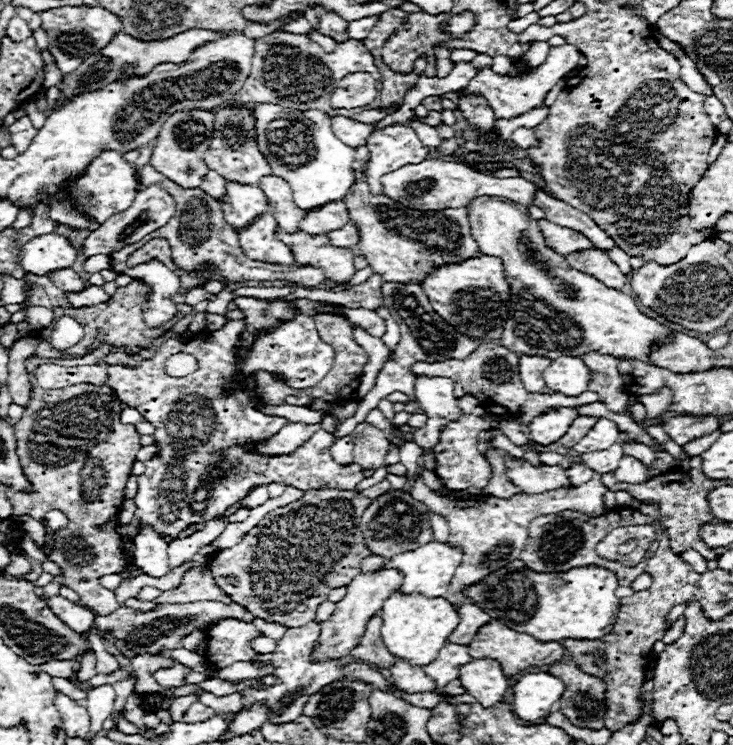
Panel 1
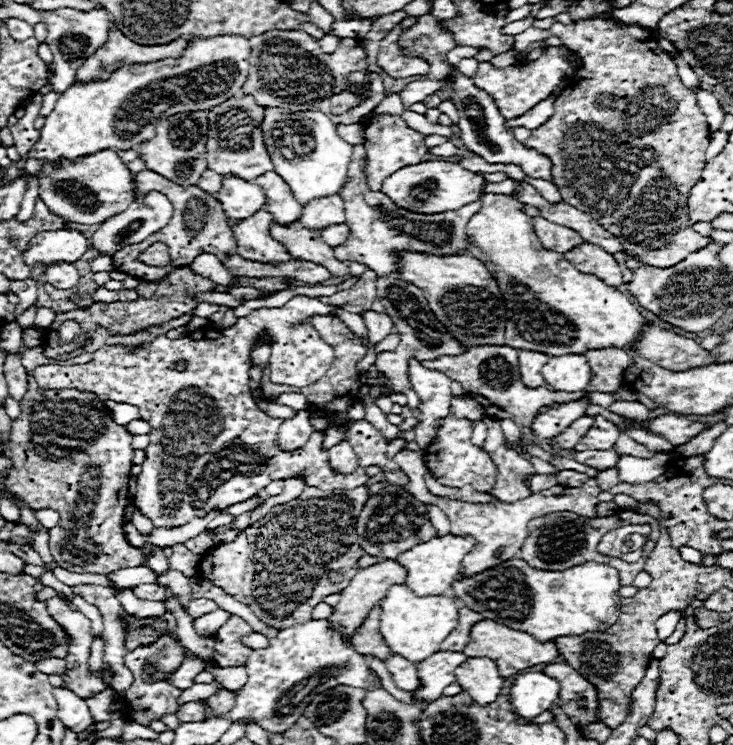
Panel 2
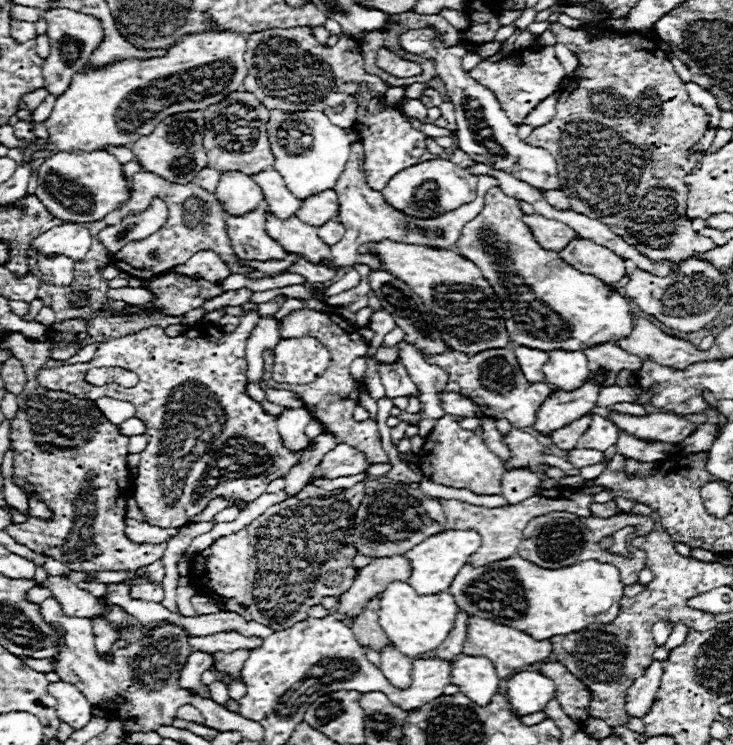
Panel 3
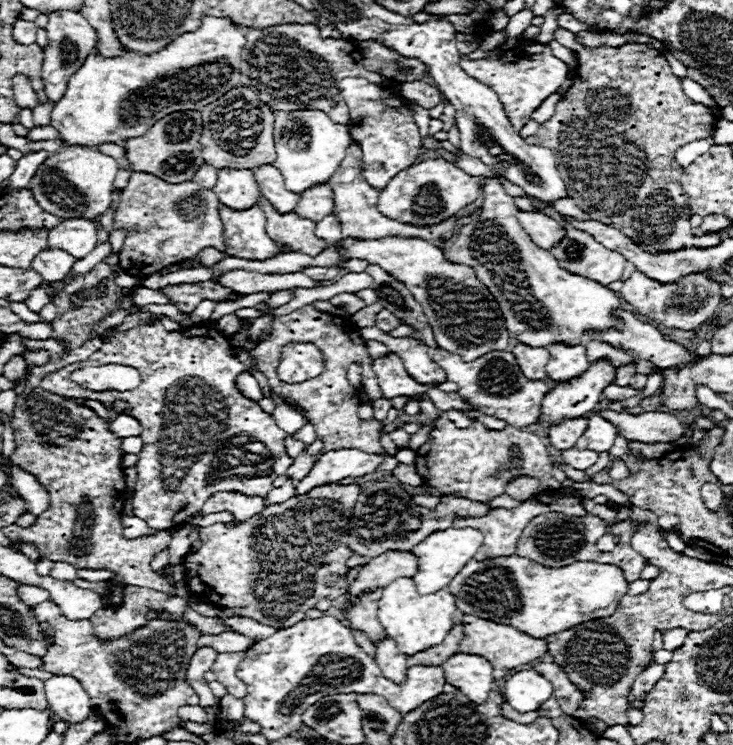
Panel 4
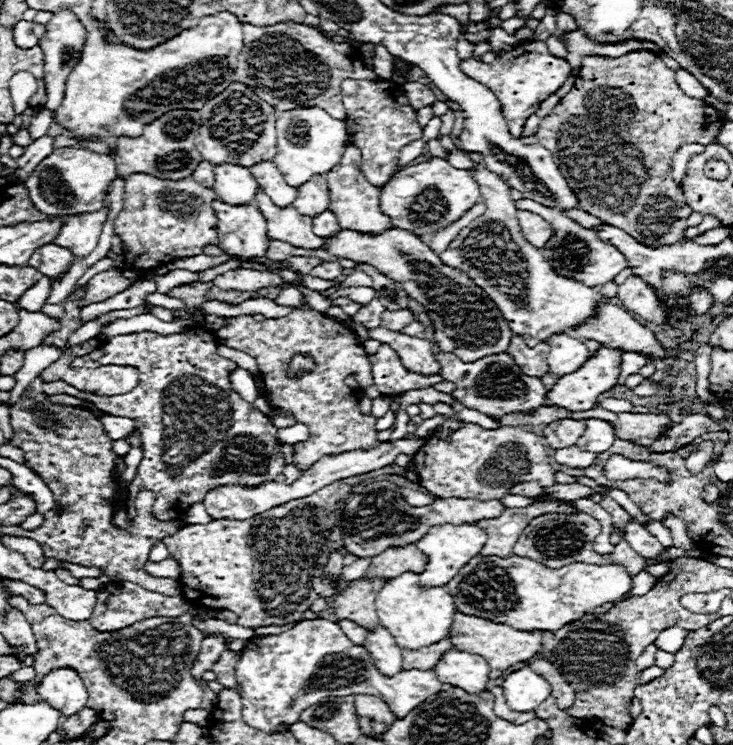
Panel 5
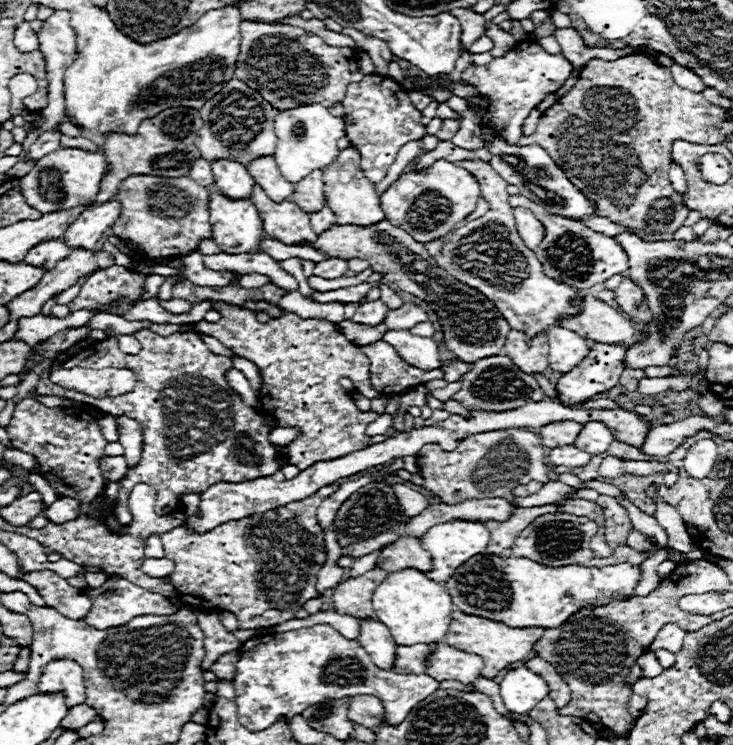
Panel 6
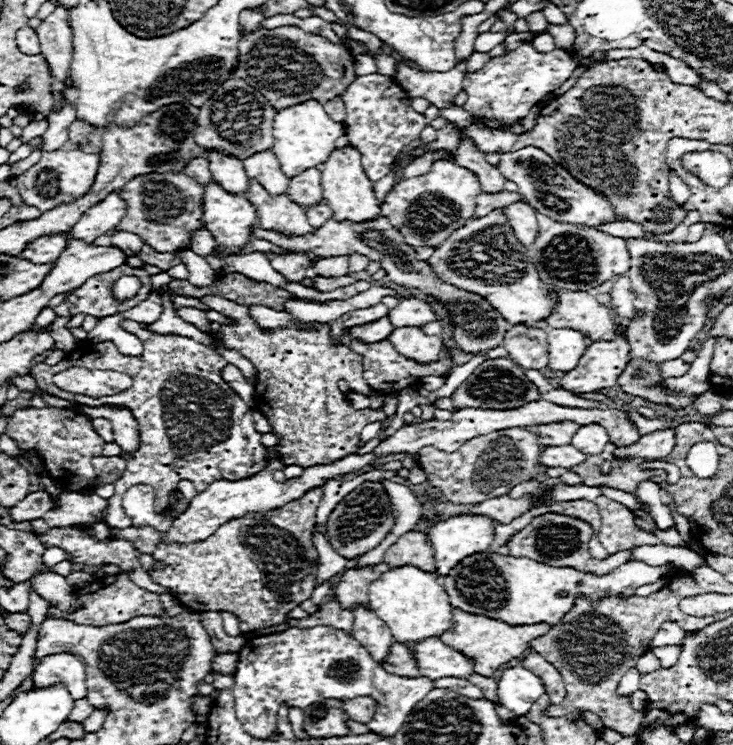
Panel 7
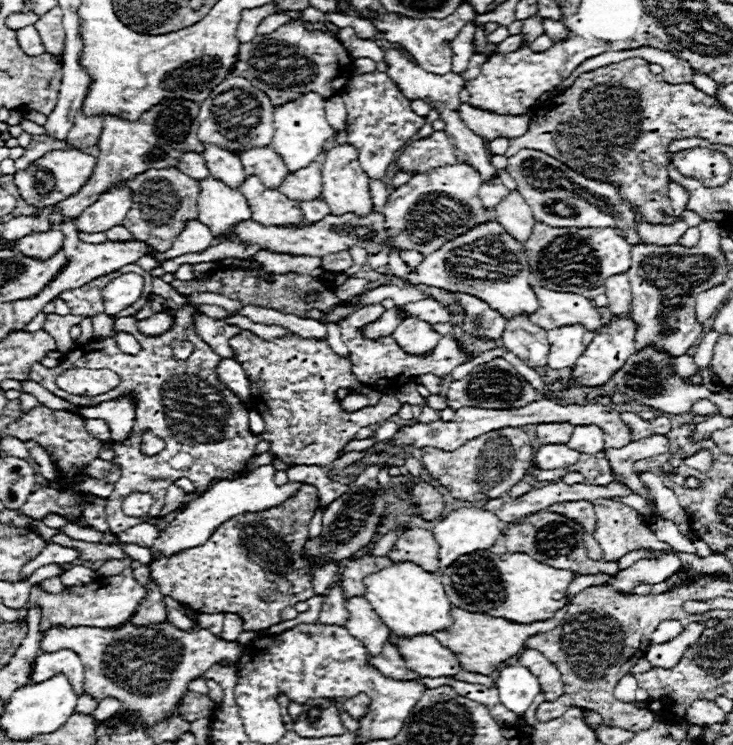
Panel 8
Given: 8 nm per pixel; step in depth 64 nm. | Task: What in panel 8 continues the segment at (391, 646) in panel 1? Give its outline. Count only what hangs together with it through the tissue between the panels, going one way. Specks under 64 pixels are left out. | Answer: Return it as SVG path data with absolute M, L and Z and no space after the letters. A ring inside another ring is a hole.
M412 562L392 564L364 580L366 600L372 602L374 612L396 636L418 636L446 630L452 624L450 610L452 604L444 592L444 586L438 582L436 574L422 570Z

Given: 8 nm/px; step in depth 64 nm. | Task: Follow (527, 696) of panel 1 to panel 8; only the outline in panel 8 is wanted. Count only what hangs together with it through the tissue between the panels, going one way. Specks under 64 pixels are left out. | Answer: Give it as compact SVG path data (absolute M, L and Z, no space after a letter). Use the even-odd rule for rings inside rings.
M522 666L504 668L496 680L496 690L500 702L518 716L522 716L532 704L532 700L542 692L538 678Z

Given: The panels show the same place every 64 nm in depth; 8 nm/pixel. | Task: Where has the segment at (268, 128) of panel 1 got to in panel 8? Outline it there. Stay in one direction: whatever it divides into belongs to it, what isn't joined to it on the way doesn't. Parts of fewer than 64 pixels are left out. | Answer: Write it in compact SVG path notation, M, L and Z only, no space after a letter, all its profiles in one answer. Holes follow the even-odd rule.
M306 94L302 100L288 102L274 110L274 140L272 148L278 156L284 158L288 172L300 170L302 166L308 166L314 162L326 144L330 136L334 136L336 130L328 124L326 112L324 112L324 100L320 94Z

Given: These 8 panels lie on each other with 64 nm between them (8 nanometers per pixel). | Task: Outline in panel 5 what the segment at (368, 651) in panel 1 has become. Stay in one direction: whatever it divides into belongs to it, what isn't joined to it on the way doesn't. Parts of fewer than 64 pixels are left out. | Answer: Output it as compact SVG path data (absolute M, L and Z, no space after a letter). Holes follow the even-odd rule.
M354 580L342 592L334 596L334 610L338 618L352 620L366 630L376 630L380 626L376 616L376 596L382 590L382 580Z

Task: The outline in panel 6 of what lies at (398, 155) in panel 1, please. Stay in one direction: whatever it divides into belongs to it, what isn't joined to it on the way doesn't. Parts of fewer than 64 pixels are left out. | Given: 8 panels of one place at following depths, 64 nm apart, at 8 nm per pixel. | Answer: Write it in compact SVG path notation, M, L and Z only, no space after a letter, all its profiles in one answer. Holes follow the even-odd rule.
M370 74L360 82L352 82L346 88L342 100L346 138L362 154L362 172L374 184L378 184L392 166L398 150L410 140L424 138L424 124L420 122L420 112L412 106L408 92L394 80Z

